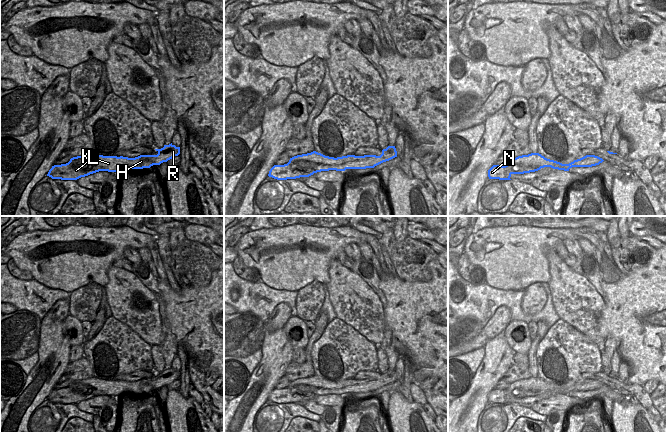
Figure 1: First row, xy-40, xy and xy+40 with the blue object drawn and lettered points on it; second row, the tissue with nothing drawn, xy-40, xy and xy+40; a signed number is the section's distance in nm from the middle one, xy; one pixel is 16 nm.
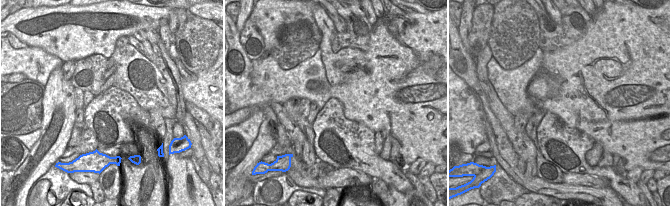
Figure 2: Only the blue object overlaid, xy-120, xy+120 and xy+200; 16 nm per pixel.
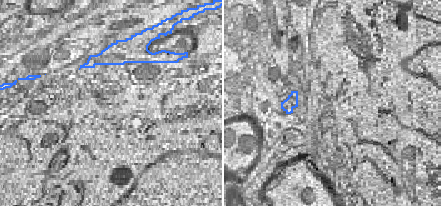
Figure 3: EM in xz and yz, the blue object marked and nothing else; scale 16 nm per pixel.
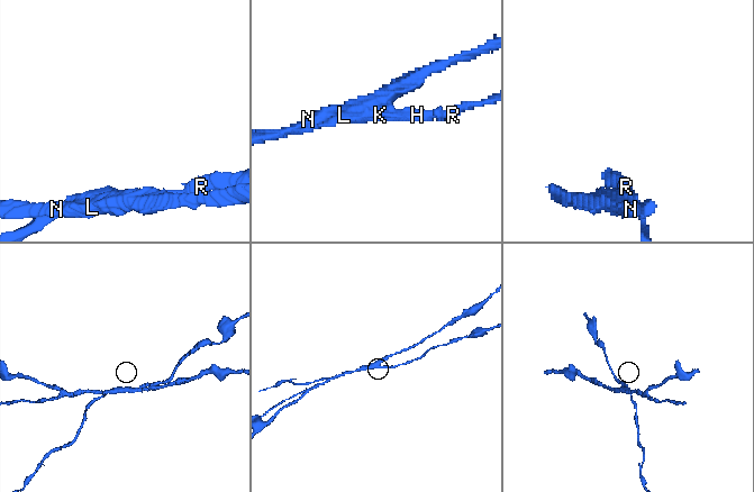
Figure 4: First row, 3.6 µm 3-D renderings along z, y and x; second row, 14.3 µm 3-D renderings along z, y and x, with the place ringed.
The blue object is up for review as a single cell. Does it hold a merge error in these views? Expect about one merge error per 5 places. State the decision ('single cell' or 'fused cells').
fused cells

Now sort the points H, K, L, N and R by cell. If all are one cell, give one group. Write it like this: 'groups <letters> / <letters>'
groups H K R / L N

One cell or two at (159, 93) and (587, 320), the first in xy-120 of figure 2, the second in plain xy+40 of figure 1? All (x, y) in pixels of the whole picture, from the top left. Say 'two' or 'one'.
one

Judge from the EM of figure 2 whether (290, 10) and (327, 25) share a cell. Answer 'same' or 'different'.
different

